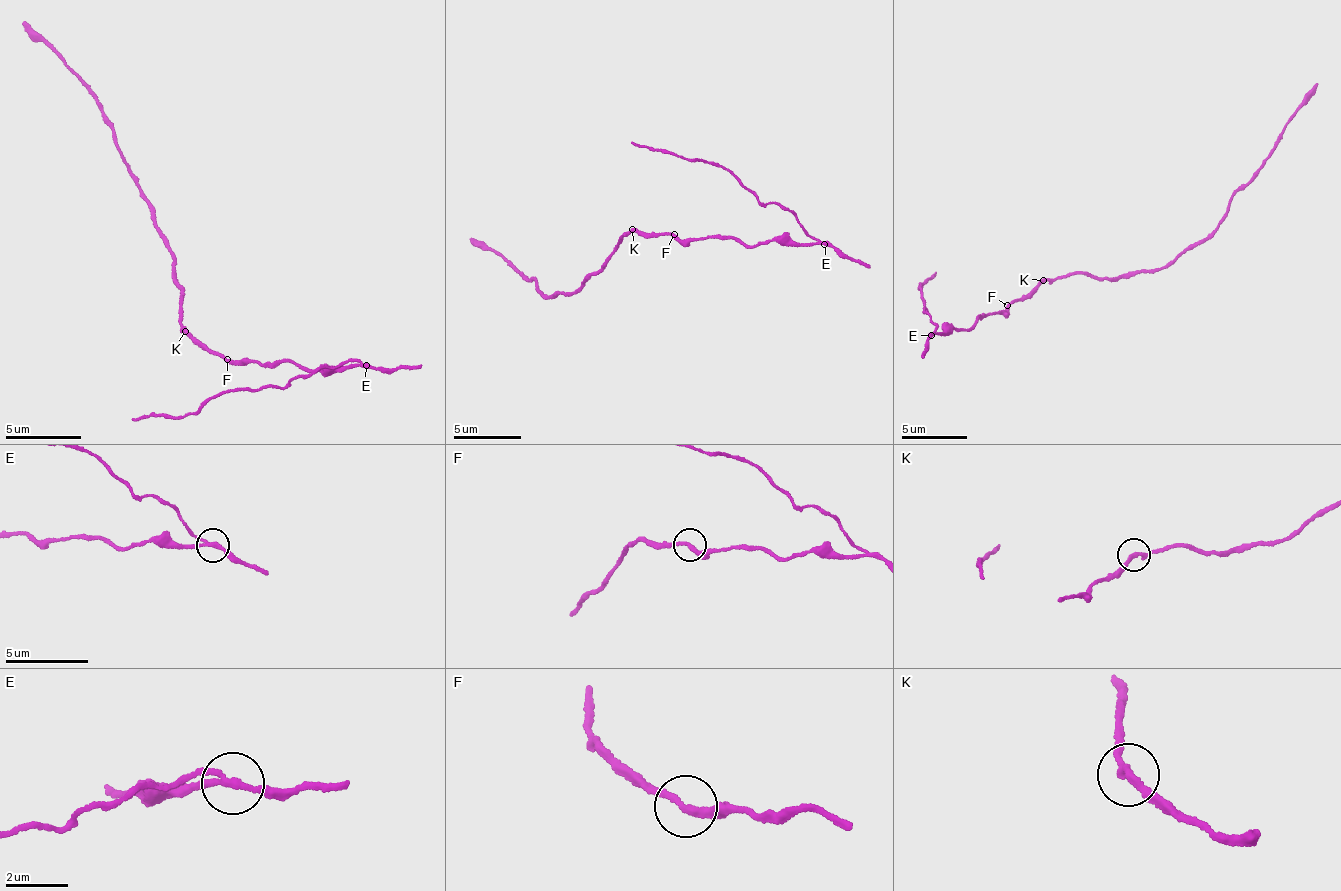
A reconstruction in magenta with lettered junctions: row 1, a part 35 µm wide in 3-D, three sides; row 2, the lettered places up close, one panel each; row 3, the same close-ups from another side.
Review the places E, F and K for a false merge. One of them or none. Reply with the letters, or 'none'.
E

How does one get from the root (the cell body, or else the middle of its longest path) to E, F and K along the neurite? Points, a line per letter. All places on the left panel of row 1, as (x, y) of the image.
E: (200, 344), (216, 354), (249, 364), (254, 361), (275, 367), (290, 362), (335, 373), (356, 365), (364, 366)
F: (200, 344), (227, 359)
K: (200, 344), (186, 337), (185, 331)

